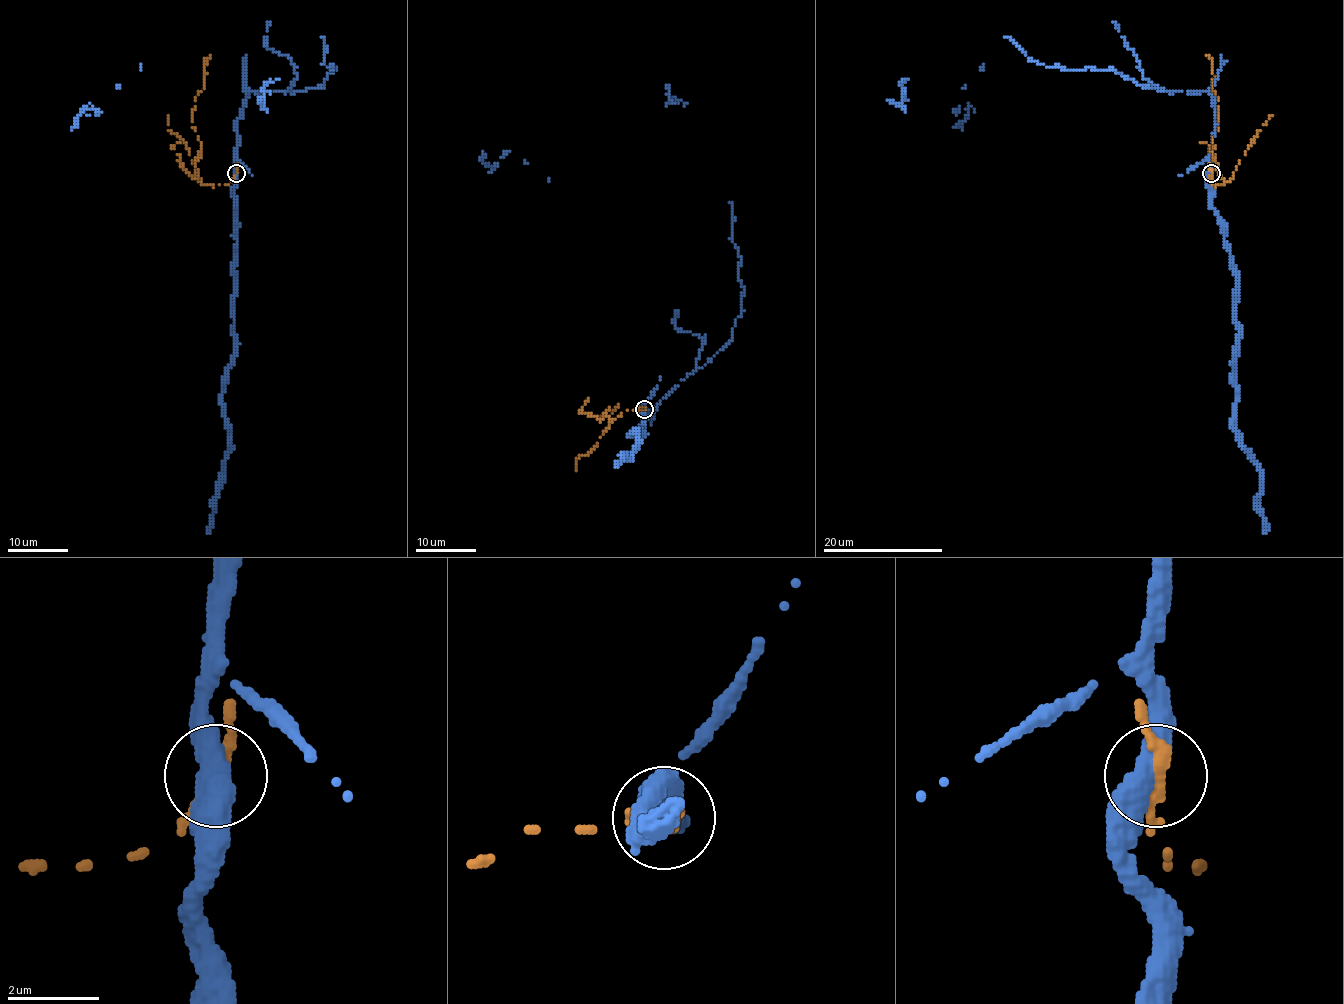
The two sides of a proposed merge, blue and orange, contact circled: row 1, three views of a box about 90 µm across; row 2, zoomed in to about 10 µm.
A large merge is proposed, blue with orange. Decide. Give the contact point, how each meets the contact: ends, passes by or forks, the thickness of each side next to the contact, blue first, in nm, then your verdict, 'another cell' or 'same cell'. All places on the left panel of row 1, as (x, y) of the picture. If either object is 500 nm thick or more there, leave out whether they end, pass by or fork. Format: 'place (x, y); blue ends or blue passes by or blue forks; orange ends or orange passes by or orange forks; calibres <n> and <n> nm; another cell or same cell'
place (236, 173); blue passes by; orange passes by; calibres 480 and 240 nm; same cell

